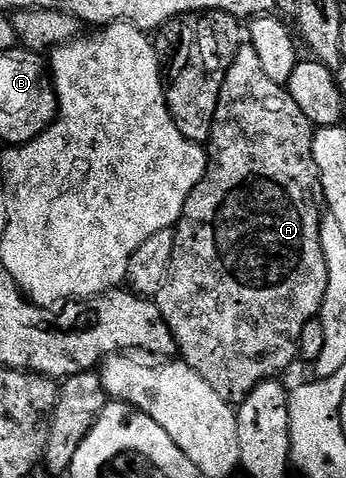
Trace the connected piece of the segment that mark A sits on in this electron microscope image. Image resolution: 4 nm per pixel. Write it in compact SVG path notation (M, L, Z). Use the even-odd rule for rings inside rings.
M243 44L236 52L220 88L220 100L208 143L206 175L198 181L184 204L182 216L174 230L174 251L170 256L170 267L156 296L158 307L172 332L181 361L192 367L208 384L212 384L212 392L216 392L225 402L231 404L241 403L258 383L278 376L282 366L288 365L294 357L299 357L302 333L308 320L319 317L322 312L328 288L328 264L324 260L324 248L320 244L324 195L322 177L314 159L314 131L315 127L308 120L308 116L304 116L296 100L292 100L289 89L283 83L268 80L268 76L264 76L264 67L260 64L260 56L256 56L256 48Z

